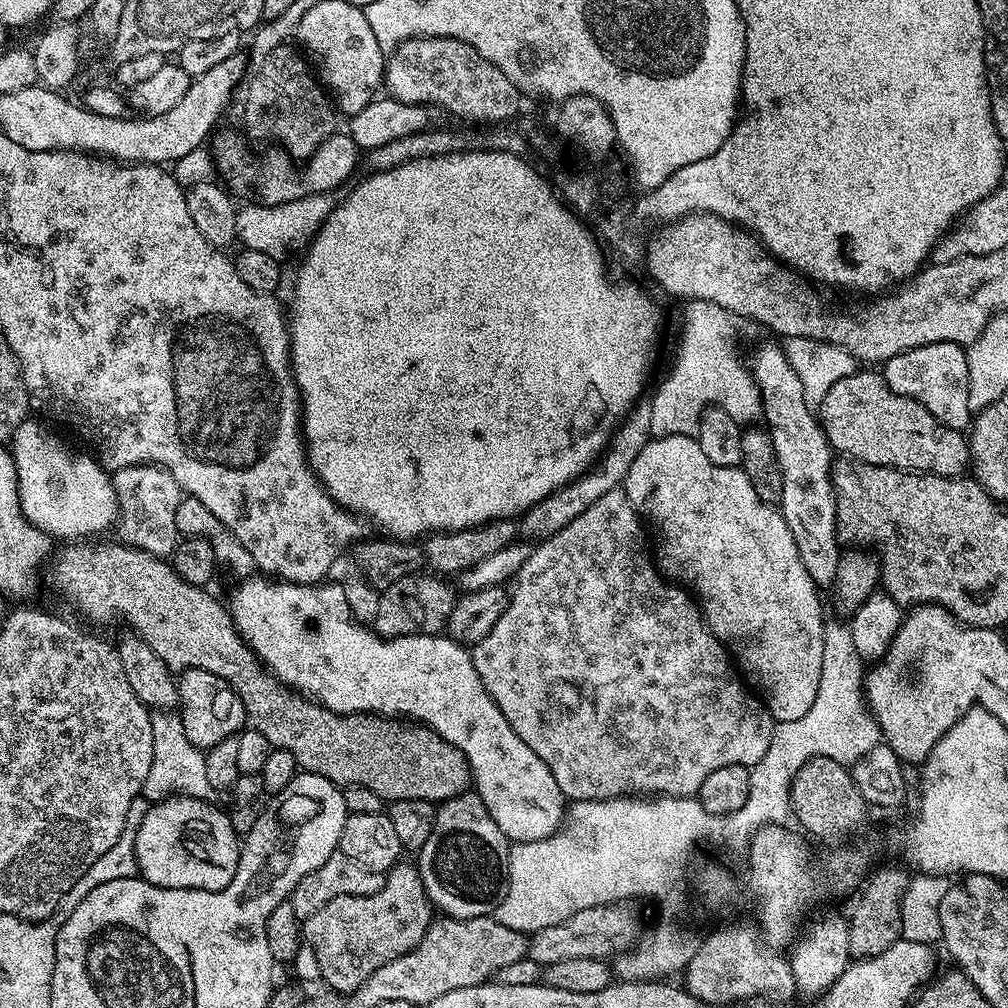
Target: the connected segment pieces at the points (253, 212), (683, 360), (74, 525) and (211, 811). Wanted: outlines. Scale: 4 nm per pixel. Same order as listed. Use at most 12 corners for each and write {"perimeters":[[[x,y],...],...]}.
{"perimeters":[[[328,194],[279,206],[251,202],[236,213],[236,240],[284,258],[311,241]],[[689,299],[656,436],[697,435],[709,406],[760,420],[760,387],[736,353],[742,318]],[[35,418],[11,438],[24,516],[72,542],[117,519],[112,477]],[[175,794],[134,828],[153,888],[217,892],[241,837],[227,811]]]}

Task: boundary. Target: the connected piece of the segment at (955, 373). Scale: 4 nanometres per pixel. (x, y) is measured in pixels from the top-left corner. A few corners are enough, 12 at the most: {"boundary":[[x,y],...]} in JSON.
{"boundary":[[943,340],[883,361],[894,394],[969,427],[968,353]]}

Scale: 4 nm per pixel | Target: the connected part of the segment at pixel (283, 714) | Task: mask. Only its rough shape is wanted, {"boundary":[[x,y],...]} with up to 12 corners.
{"boundary":[[65,547],[52,580],[174,674],[218,674],[303,771],[381,801],[469,791],[426,726],[341,714],[262,667],[167,559]]}

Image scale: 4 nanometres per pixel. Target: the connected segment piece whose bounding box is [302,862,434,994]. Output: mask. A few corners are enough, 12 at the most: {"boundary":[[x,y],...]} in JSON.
{"boundary":[[419,867],[302,921],[323,983],[348,994],[422,942]]}

